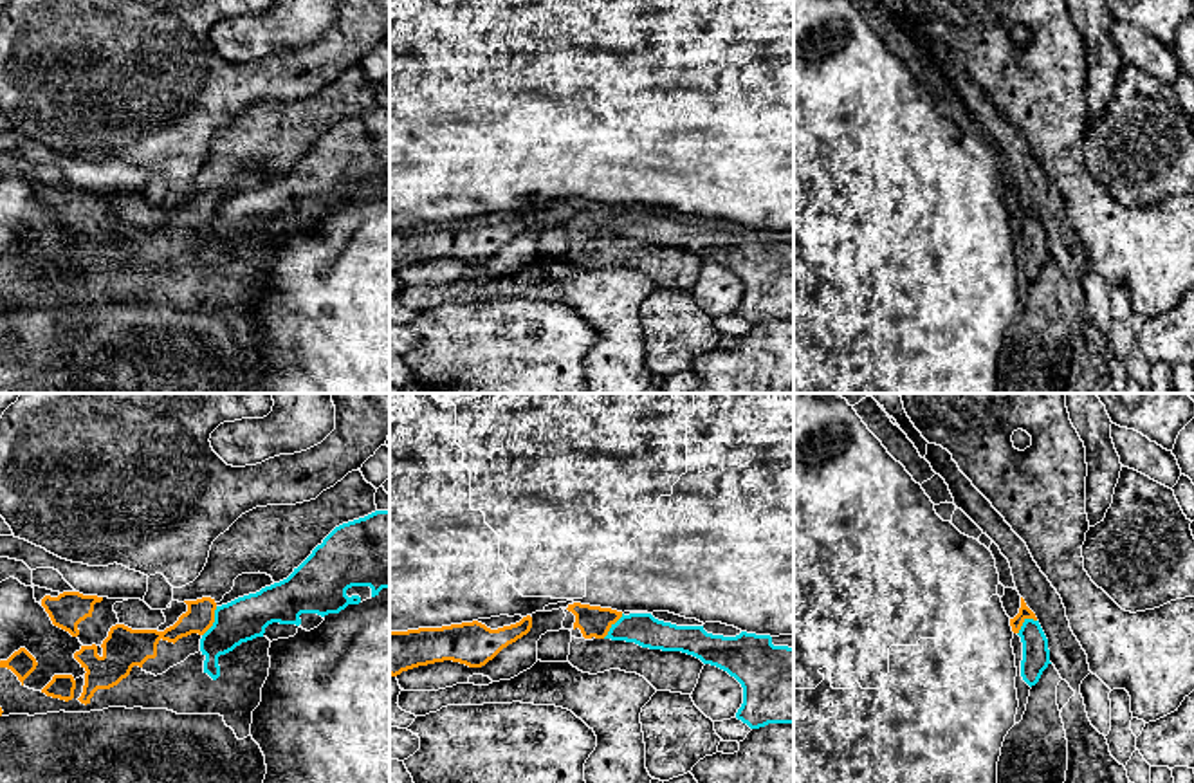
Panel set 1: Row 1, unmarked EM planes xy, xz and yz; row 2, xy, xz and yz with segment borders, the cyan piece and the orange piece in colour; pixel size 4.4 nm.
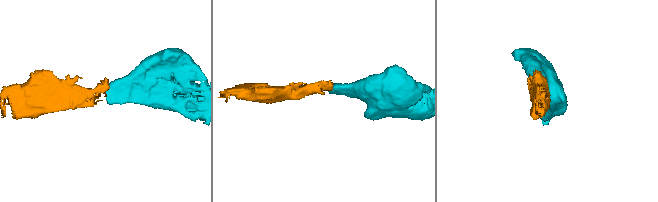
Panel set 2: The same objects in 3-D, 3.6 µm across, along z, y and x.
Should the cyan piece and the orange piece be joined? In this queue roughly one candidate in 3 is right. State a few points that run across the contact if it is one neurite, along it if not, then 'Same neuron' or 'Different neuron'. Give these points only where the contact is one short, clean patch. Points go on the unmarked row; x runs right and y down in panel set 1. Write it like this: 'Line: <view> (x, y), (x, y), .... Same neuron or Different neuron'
Line: xy (246, 213), (238, 217), (215, 217), (199, 213). Same neuron

